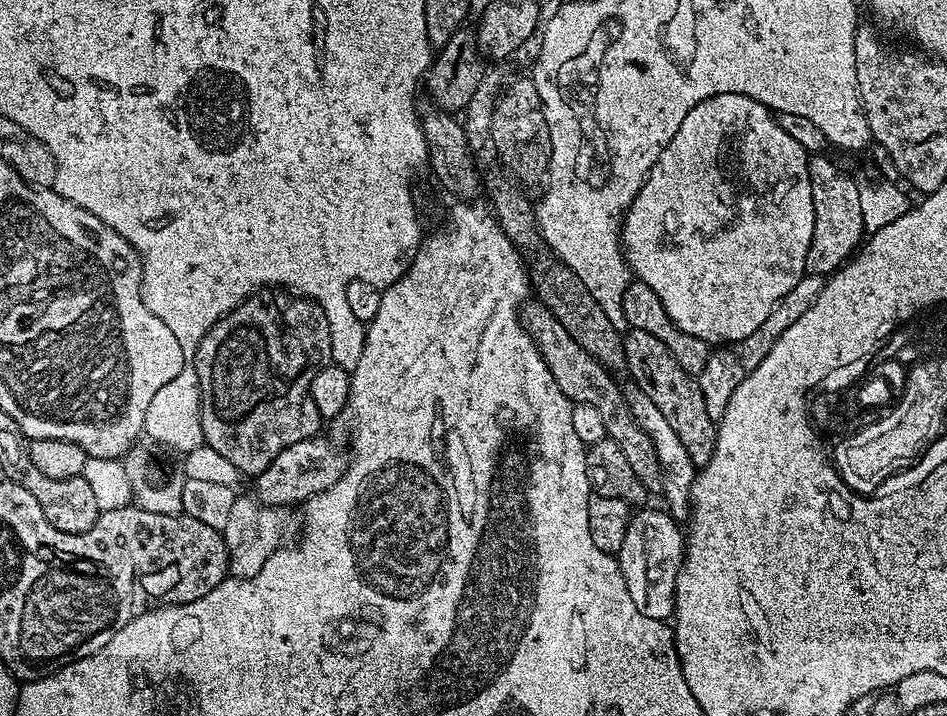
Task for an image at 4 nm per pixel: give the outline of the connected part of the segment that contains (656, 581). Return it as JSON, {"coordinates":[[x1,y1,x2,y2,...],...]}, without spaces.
{"coordinates":[[648,507,631,513,618,559,622,578,626,578,626,590,630,590,634,606,638,606,638,614,667,621,676,611,676,579,680,573,680,563,684,561,686,536,671,514,659,507]]}

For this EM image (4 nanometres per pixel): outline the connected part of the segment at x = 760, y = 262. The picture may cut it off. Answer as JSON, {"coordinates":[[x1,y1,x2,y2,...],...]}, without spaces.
{"coordinates":[[718,94,714,98,706,98,682,118,682,126,678,126,678,134,670,138,670,142,662,150,658,162,652,164,644,184,632,200,632,205,624,214,622,225,622,247,624,258,628,261,631,275,637,280,646,282,654,294,666,306,666,314,686,334,694,334,694,338,702,338,710,346,731,344,733,340,746,338,746,334,754,334,762,322,766,322,772,307,806,275,806,254,810,250,810,242,814,238,814,198,812,183,808,173,810,153,790,138,779,126,777,117,765,104,758,103,754,98,742,94]]}

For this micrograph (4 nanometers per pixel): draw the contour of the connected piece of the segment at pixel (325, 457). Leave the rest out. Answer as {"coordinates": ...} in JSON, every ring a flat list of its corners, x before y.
{"coordinates":[[313,438,294,442,294,446,286,446,266,470,255,477,254,484,260,493,258,499,261,504,274,507,288,508,297,504,303,505,311,496,322,494,334,486,342,478,346,467,346,456,339,452,328,440]]}

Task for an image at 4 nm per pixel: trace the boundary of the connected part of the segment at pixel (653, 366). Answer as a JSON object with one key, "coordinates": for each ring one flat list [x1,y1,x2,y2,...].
{"coordinates":[[628,328,623,333,624,338,624,368,633,376,635,387,640,388,662,410,666,422,670,422,674,434,682,446,686,446,686,454,690,454,690,462,696,464,697,469,705,468,716,449,717,421,706,414,706,401,702,398,702,390,697,377,686,374,678,362,674,362,674,354,666,350,654,334,646,334,646,330]]}

